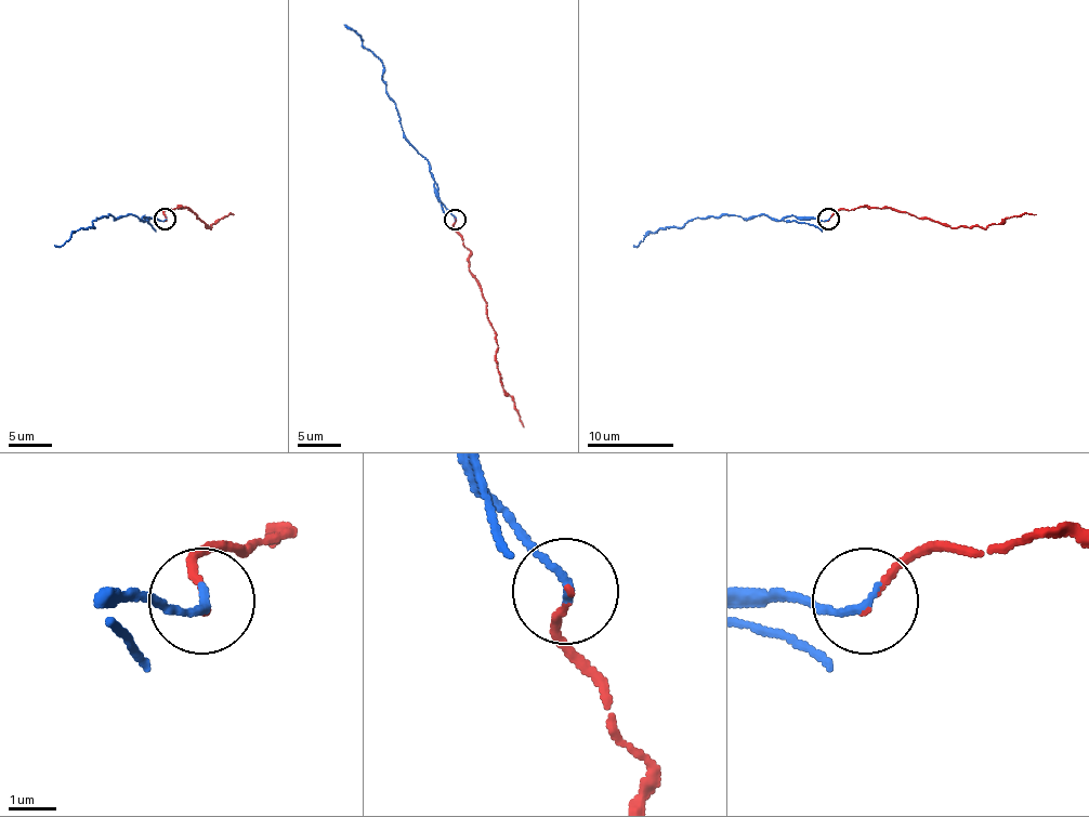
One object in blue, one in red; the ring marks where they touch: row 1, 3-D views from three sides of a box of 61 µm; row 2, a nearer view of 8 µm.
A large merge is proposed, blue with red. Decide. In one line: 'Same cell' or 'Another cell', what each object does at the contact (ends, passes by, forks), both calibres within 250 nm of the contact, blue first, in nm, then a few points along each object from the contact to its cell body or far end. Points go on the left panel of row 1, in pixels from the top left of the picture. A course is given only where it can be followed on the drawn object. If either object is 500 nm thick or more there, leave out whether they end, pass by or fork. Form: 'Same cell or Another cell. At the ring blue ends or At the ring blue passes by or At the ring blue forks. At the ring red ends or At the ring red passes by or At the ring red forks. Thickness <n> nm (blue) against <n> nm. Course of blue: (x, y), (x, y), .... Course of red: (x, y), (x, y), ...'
Same cell. At the ring blue ends. At the ring red ends. Thickness 170 nm (blue) against 100 nm. Course of blue: (165, 220), (141, 222), (132, 215), (95, 218), (93, 227), (78, 227), (54, 247). Course of red: (165, 218), (165, 211), (180, 207), (188, 209), (210, 227), (225, 215), (234, 215)

